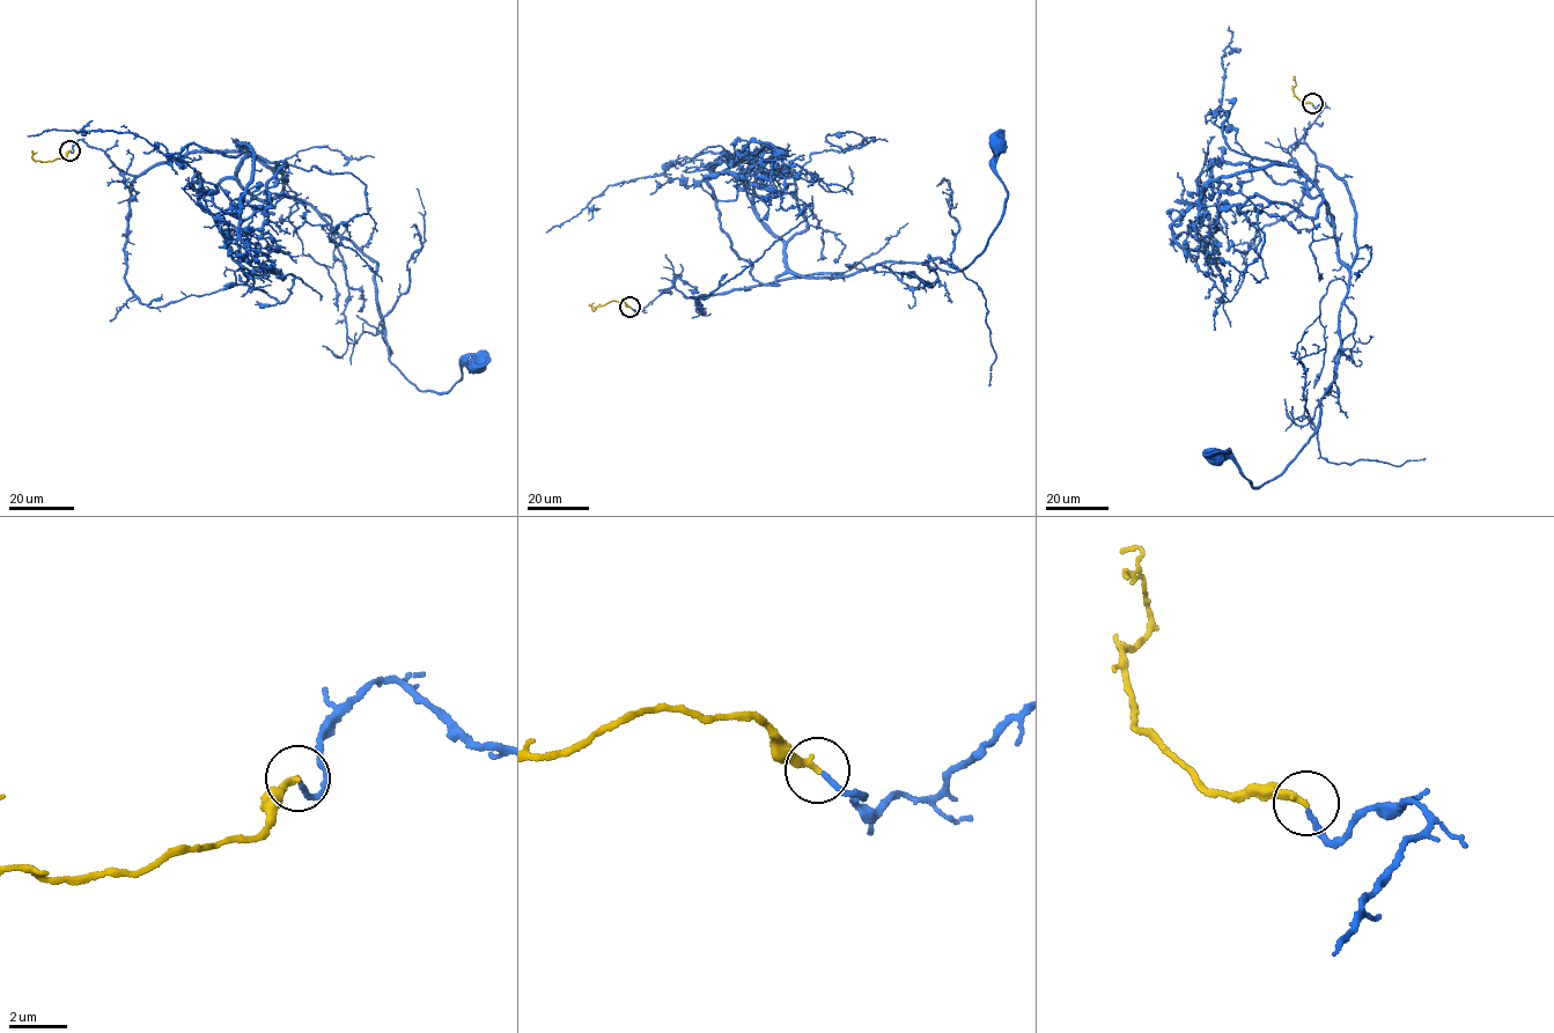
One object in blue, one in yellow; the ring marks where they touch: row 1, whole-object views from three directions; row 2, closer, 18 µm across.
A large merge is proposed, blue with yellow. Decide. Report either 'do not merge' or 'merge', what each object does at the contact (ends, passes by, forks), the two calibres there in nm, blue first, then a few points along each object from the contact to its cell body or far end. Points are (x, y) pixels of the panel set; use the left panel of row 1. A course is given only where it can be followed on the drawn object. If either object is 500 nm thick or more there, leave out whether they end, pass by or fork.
merge; blue ends; yellow ends; calibres 170 and 240 nm; course blue (70, 150), (81, 140), (135, 175), (190, 153), (258, 157), (376, 263), (389, 355), (419, 391), (474, 366); course yellow (70, 150), (65, 156), (42, 162), (31, 157), (31, 153)

